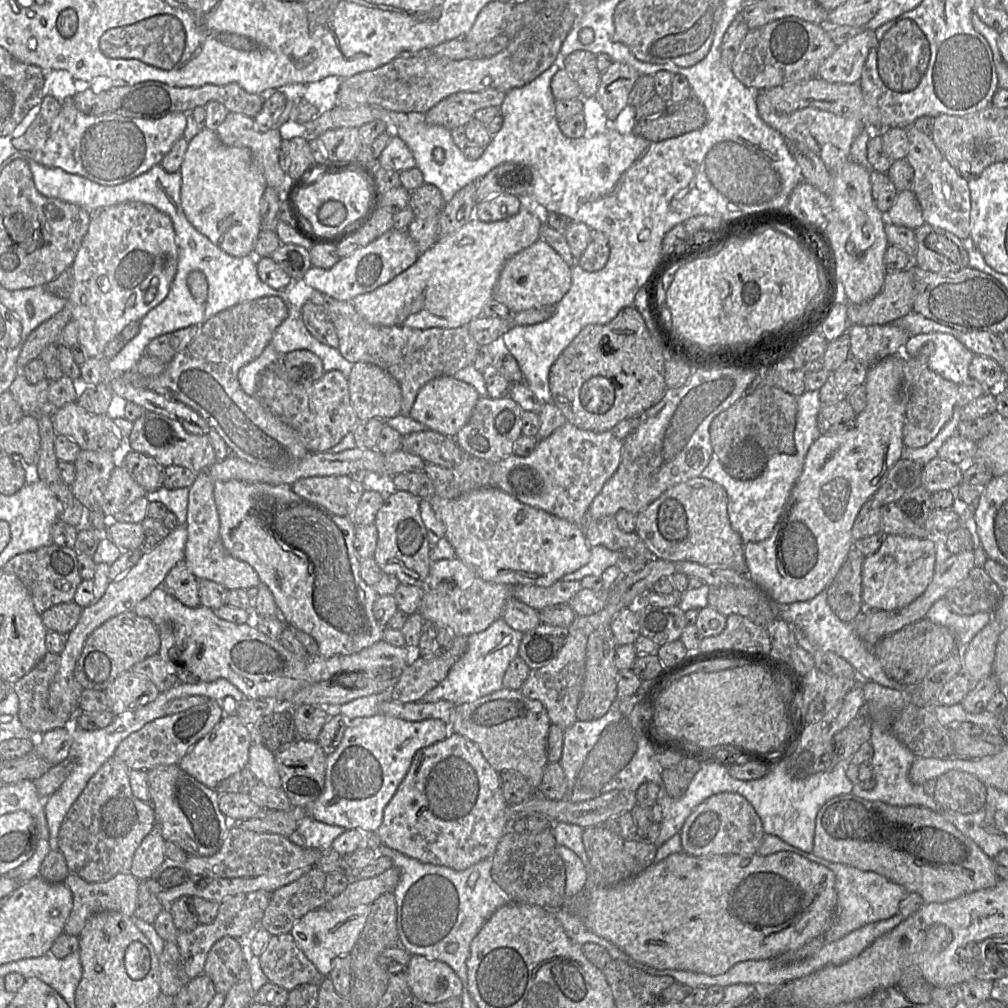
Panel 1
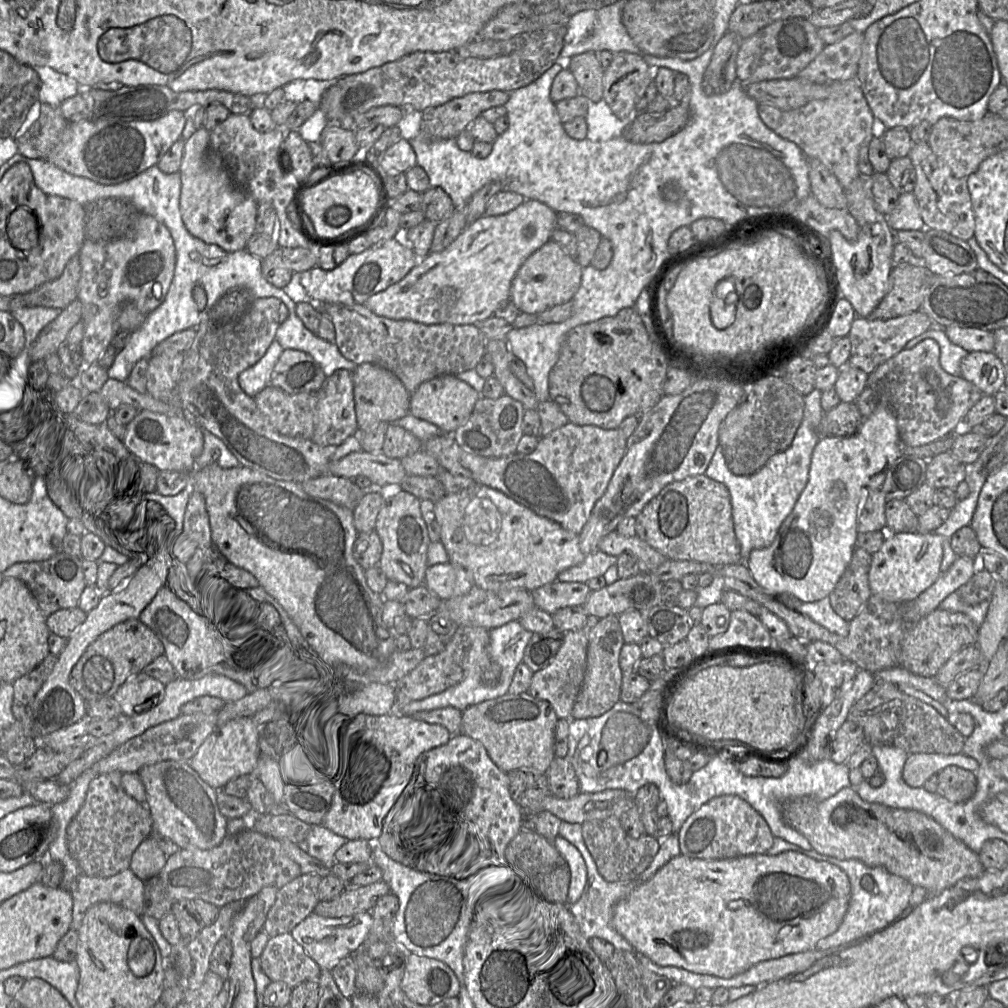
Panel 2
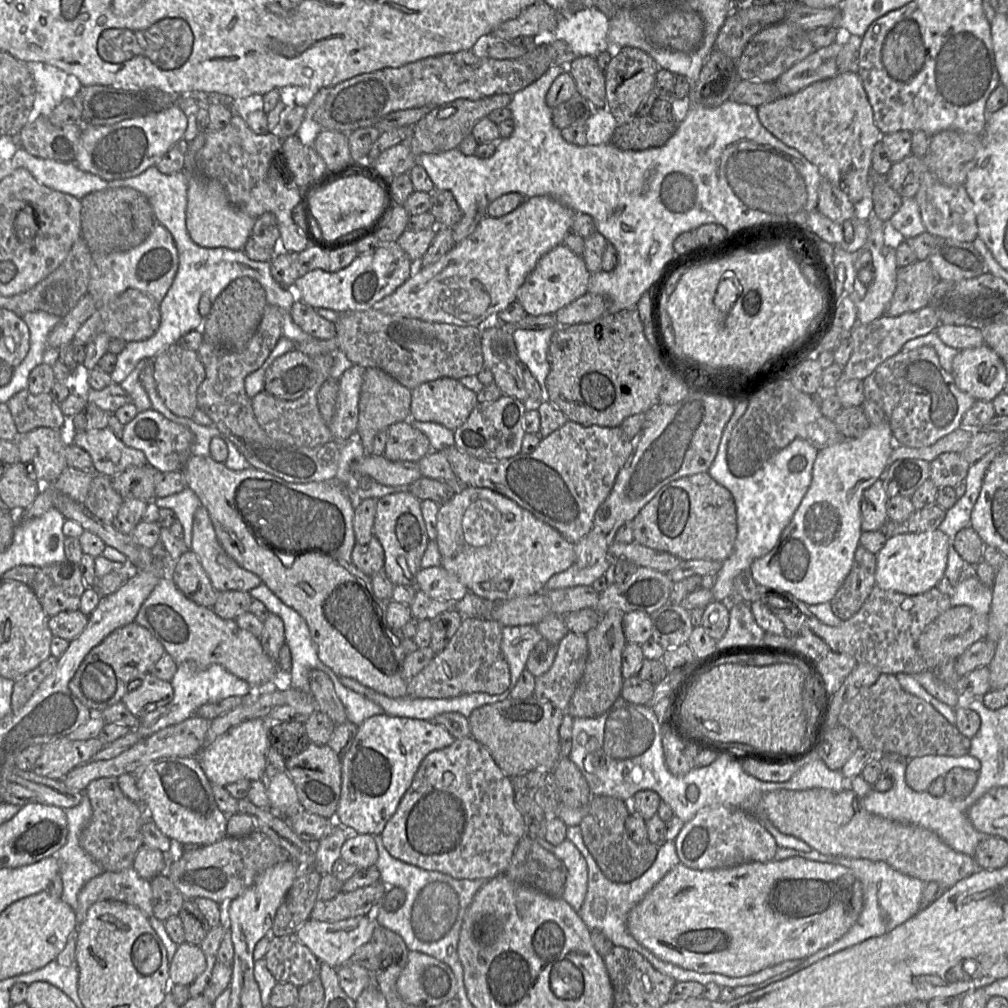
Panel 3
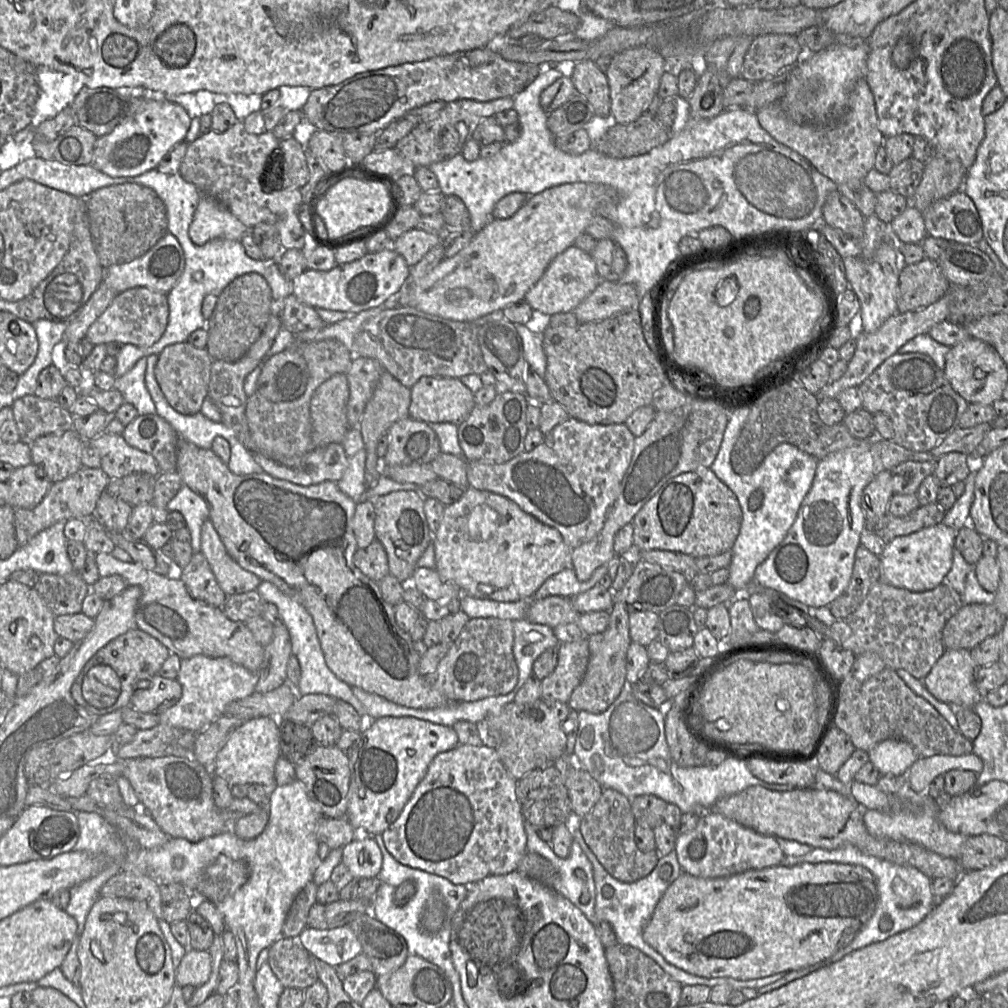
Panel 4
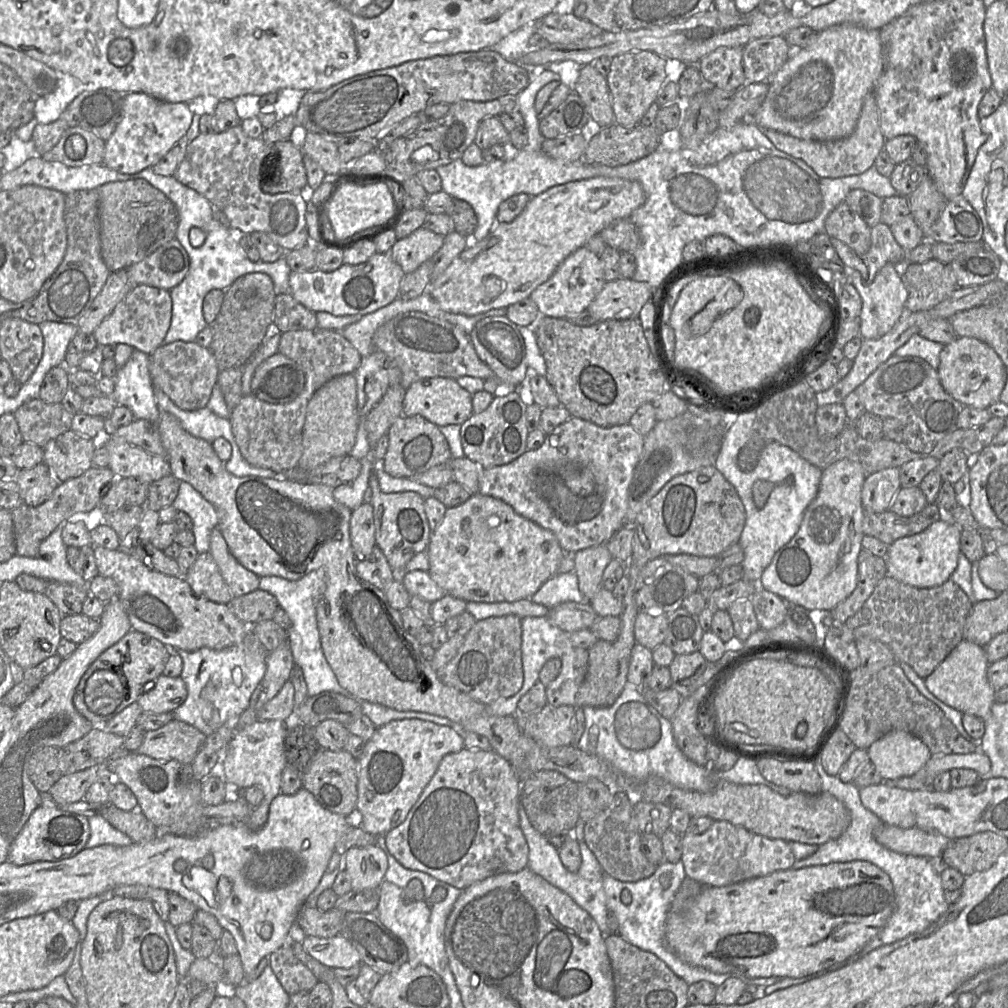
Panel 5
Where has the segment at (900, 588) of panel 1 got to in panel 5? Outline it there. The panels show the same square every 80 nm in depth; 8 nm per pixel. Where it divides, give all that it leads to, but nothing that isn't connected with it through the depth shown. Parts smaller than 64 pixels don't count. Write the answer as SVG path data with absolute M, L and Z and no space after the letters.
M945 517L918 534L897 539L889 545L885 557L887 576L916 588L931 588L944 584L950 580L957 567L961 553L961 532L958 525Z

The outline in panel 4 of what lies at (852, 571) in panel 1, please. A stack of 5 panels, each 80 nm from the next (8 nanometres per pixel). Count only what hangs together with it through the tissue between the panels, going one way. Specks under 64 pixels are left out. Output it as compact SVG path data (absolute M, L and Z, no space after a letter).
M860 545L856 550L854 568L847 588L829 604L832 615L839 620L853 614L880 579L880 557Z

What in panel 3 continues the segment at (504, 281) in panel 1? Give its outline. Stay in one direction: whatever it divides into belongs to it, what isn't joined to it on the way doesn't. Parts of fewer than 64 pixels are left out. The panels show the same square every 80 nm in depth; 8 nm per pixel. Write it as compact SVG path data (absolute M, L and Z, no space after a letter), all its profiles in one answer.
M562 243L544 254L538 260L535 268L518 289L516 299L529 315L555 314L559 309L588 292L588 283L591 274L586 267L583 257L575 254L569 247Z

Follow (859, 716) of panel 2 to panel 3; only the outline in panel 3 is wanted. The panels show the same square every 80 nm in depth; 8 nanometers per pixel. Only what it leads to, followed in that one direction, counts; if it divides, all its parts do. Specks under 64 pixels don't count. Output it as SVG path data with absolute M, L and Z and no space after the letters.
M881 674L874 684L847 701L841 708L838 723L856 736L860 747L870 750L874 755L893 753L906 759L926 755L957 757L968 754L971 746L970 739L963 736L955 725L948 722L931 704L906 692L893 674Z

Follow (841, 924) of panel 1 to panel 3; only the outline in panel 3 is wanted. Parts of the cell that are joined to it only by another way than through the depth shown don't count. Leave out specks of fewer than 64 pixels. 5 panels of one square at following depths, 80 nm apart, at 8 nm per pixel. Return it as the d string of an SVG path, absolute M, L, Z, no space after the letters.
M778 847L773 860L780 861L797 856L819 862L839 864L850 869L858 877L862 884L864 894L864 907L857 921L840 939L819 950L818 952L810 955L809 957L799 959L801 962L794 968L760 983L761 988L759 989L764 988L771 983L781 981L827 956L859 944L869 938L887 934L897 926L903 924L908 919L913 917L921 909L921 897L925 882L921 881L920 879L905 875L895 870L883 861L872 861L863 858L847 858L842 856L824 855L814 849L809 852L804 852L784 847Z

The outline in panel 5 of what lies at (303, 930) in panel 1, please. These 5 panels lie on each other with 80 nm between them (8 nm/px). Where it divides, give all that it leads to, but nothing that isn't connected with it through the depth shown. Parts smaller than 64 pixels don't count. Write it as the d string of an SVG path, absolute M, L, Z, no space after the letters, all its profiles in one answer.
M300 935L304 949L330 968L351 968L361 965L357 949L341 935L330 938Z

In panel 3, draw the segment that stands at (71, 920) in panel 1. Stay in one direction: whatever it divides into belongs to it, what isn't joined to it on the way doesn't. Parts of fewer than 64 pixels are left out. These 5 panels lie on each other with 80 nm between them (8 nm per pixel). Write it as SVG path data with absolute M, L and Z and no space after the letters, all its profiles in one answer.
M132 866L116 872L104 871L82 887L75 910L77 928L89 907L103 900L124 902L139 908L148 918L153 916L150 880L142 878Z

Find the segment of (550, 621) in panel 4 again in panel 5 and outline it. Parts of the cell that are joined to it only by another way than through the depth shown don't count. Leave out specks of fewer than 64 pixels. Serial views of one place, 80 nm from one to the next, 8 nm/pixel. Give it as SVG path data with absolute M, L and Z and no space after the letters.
M564 602L550 608L547 617L561 630L571 633L582 629L590 629L598 615L589 602Z

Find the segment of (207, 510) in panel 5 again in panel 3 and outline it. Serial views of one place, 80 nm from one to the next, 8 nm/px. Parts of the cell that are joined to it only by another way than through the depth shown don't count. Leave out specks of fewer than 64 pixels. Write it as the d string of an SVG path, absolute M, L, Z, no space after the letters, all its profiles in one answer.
M186 487L183 491L177 494L164 498L156 497L153 502L159 508L170 509L176 514L178 521L183 527L183 541L187 550L190 549L194 514L196 510L202 506L199 497L189 487Z

